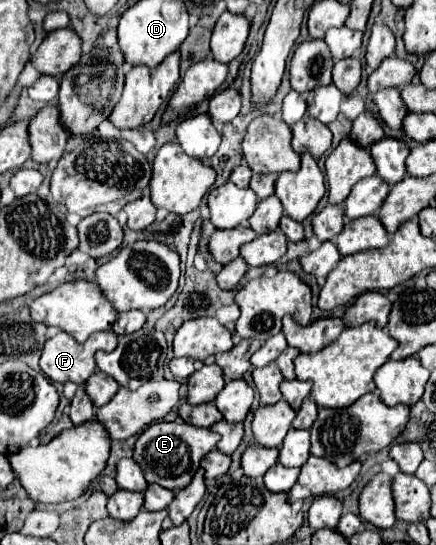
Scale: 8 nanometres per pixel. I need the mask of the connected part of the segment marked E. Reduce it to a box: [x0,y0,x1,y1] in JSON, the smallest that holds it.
[133,422,219,492]

